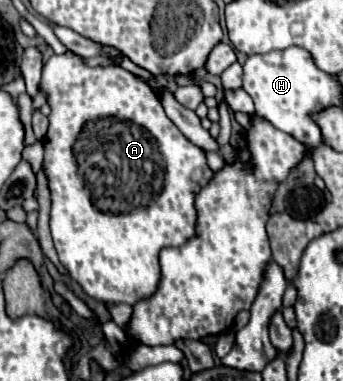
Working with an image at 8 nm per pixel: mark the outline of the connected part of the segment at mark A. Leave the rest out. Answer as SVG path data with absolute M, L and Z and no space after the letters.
M54 54L42 68L42 82L40 90L48 92L48 104L52 106L50 114L50 128L46 134L46 144L44 144L44 166L48 174L48 186L52 192L52 208L50 208L50 230L54 238L54 246L58 252L60 264L66 268L68 276L82 286L82 290L104 304L130 304L134 306L138 300L152 298L158 282L160 282L160 262L158 254L162 248L170 246L182 246L190 238L196 236L196 206L194 200L198 192L212 180L214 172L206 164L206 152L192 144L176 126L170 122L166 112L162 110L162 104L154 96L152 88L146 86L144 82L136 80L130 72L124 68L88 68L76 54Z

